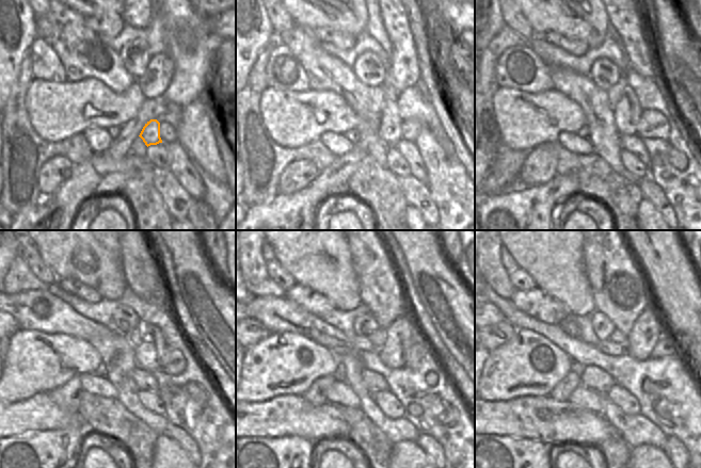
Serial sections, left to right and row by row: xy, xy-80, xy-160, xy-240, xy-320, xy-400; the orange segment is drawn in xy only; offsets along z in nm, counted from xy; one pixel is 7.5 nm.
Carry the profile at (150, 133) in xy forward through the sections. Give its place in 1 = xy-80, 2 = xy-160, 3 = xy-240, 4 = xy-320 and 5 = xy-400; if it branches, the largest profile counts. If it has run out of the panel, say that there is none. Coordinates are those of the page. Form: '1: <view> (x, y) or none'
1: xy-80 (389, 128)
2: xy-160 (627, 112)
3: xy-240 (148, 355)
4: xy-320 (400, 336)
5: xy-400 (648, 328)

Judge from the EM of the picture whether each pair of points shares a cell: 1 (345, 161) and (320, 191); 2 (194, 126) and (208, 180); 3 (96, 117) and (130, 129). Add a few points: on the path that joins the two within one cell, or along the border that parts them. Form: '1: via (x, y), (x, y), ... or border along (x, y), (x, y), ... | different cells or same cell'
1: via (341, 168), (328, 183) | same cell
2: border along (195, 162), (224, 183) | different cells
3: border along (140, 108), (122, 126) | different cells

